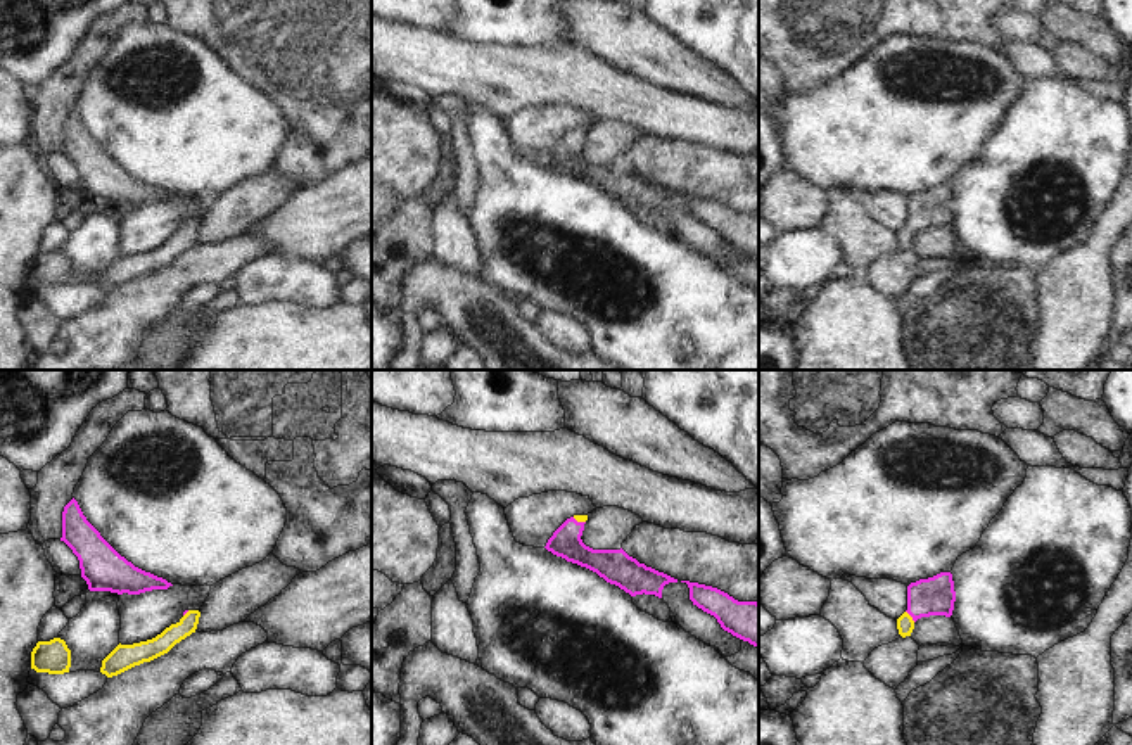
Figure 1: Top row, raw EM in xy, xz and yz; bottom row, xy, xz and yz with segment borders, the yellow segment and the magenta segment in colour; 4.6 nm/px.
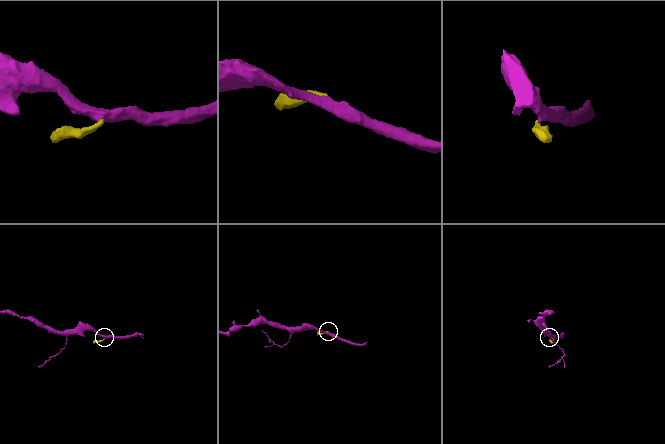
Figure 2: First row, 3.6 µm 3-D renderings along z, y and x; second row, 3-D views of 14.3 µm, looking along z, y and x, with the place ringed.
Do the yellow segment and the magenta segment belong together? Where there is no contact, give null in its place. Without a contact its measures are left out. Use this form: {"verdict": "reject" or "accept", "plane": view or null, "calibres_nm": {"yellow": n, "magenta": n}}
{"verdict": "accept", "plane": "yz", "calibres_nm": {"yellow": 80, "magenta": 180}}

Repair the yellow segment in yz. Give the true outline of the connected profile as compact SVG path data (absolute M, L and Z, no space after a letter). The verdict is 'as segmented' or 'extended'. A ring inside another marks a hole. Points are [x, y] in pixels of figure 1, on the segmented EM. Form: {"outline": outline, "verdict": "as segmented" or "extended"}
{"outline": "M940 572L907 586L907 610L897 619L902 638L911 636L914 622L921 617L945 615L954 610L956 591L951 572Z", "verdict": "extended"}

